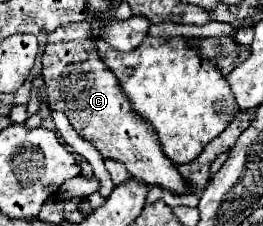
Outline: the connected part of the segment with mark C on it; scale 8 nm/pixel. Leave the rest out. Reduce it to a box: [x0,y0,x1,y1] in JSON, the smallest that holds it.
[42,22,188,194]

